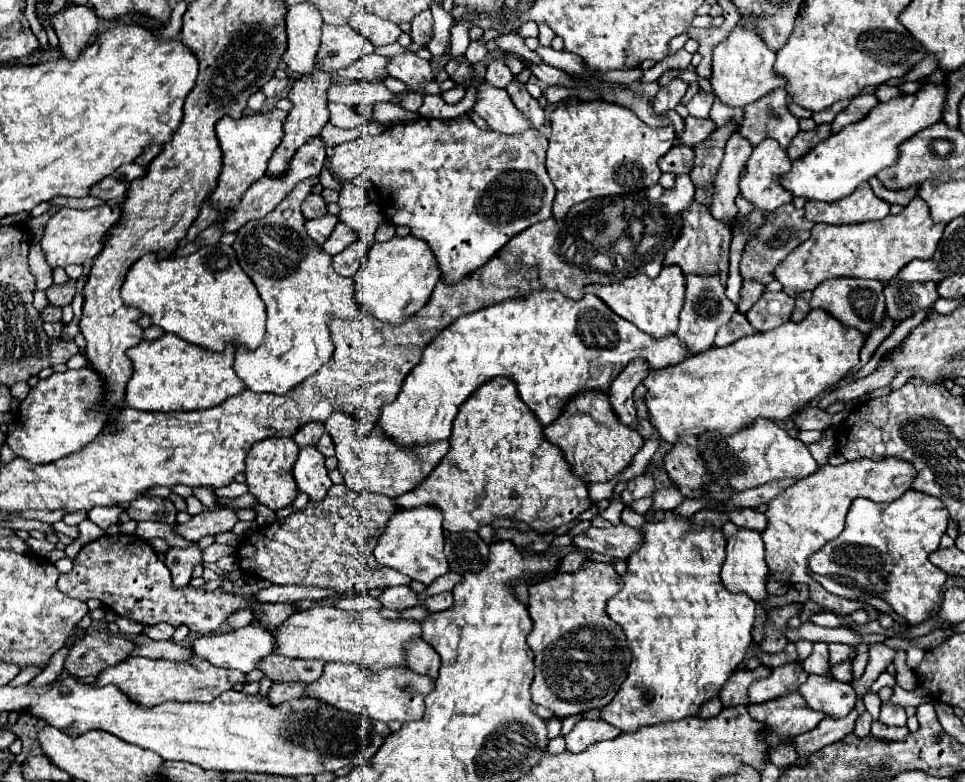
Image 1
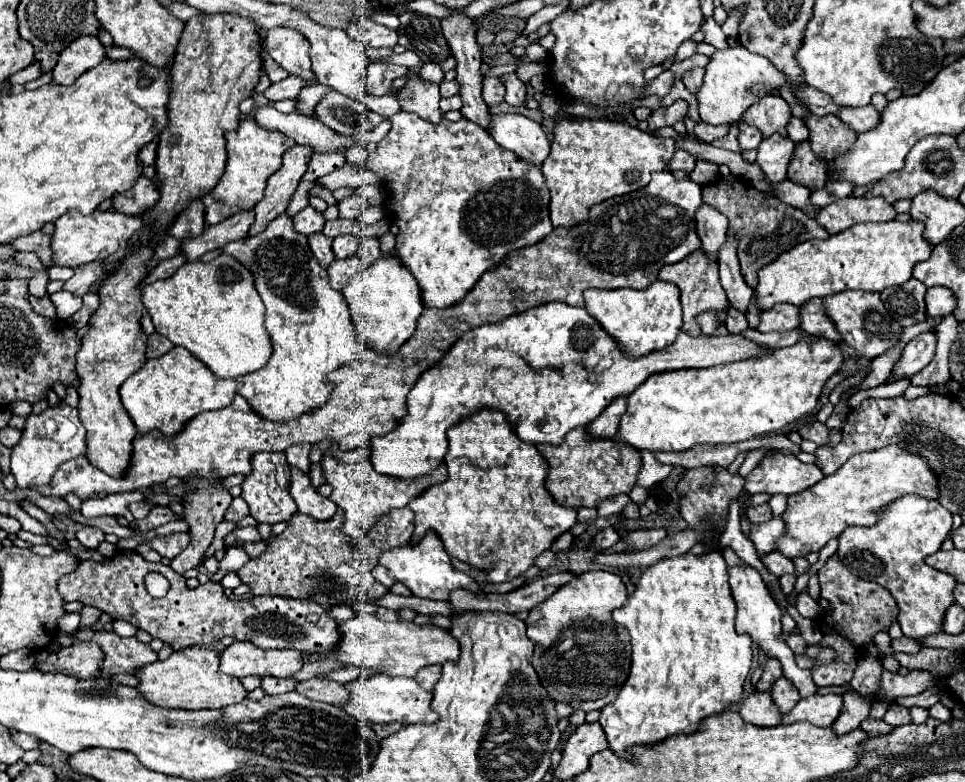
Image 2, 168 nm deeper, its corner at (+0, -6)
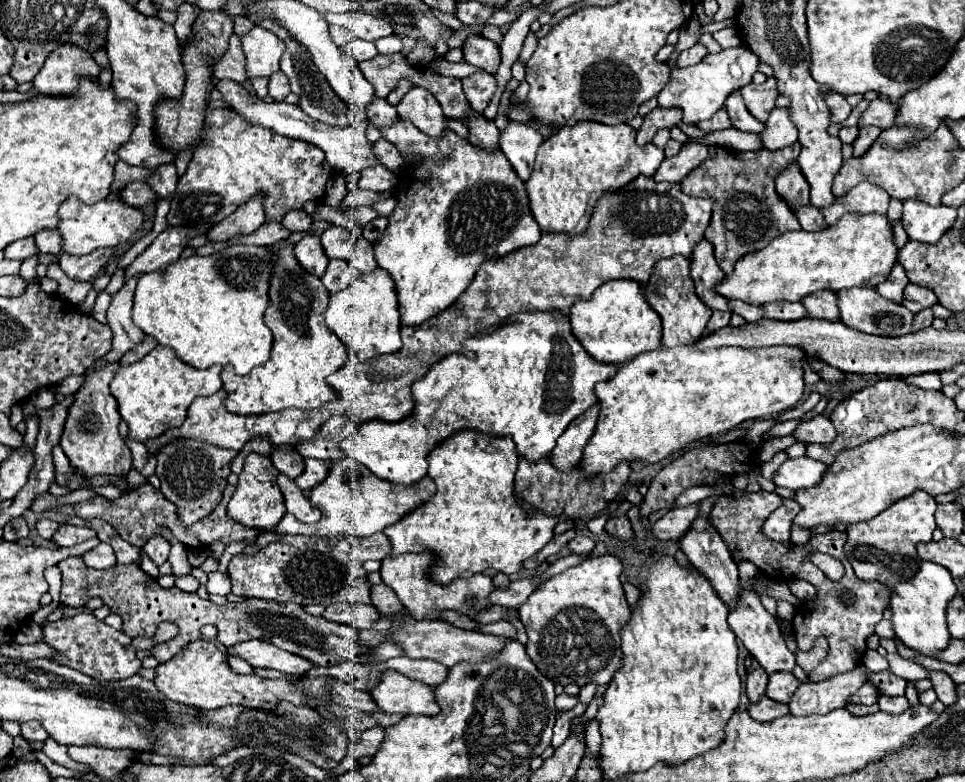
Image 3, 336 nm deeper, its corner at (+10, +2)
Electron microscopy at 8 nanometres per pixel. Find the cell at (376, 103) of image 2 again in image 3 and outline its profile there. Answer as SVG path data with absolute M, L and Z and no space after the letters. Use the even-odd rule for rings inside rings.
M373 98L373 104L369 104L367 108L367 118L371 120L373 126L385 126L397 120L397 112L395 112L395 106L391 106L387 100Z

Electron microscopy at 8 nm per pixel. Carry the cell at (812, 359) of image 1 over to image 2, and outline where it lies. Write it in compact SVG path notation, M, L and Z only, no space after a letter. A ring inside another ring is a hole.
M815 336L813 340L811 338L803 338L795 346L781 348L781 350L775 350L773 354L759 356L759 358L739 360L739 362L731 362L731 364L723 364L723 366L711 366L711 368L681 368L681 370L669 370L669 372L651 374L637 390L633 390L627 396L627 412L619 420L619 430L615 434L615 440L621 442L621 444L627 444L631 448L651 450L653 454L657 454L657 452L685 452L685 450L689 450L689 448L693 448L697 444L709 444L709 446L715 446L715 444L733 444L733 442L743 442L743 440L751 440L751 438L757 438L757 436L771 434L775 430L787 428L787 426L795 424L797 420L813 414L815 412L815 406L819 402L819 396L821 396L821 388L825 386L825 382L829 380L829 376L833 376L835 372L839 372L841 364L843 364L843 354L837 348L837 344L833 344L831 340L825 340L821 336Z

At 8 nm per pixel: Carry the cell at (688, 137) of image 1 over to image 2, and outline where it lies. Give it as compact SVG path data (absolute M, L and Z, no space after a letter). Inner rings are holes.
M703 122L695 124L695 134L703 142L713 142L715 138L723 138L727 132L729 132L729 124L723 124L723 126L709 126Z

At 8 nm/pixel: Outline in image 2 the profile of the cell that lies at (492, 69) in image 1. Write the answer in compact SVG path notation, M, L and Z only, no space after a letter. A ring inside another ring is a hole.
M485 78L483 80L483 102L487 106L495 106L495 104L501 104L503 102L503 96L505 96L505 86L501 84L499 78Z

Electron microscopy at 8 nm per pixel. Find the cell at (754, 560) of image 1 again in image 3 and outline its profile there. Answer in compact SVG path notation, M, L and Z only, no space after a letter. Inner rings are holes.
M741 588L739 592L739 600L737 604L729 610L729 628L733 630L733 634L745 644L745 648L749 650L749 654L763 666L763 670L767 674L773 674L773 672L781 672L781 670L793 670L795 668L795 656L793 652L789 652L789 648L785 646L785 640L783 640L783 634L779 630L779 624L777 624L777 618L771 616L763 604L761 604L761 598L755 590L747 590L747 588Z

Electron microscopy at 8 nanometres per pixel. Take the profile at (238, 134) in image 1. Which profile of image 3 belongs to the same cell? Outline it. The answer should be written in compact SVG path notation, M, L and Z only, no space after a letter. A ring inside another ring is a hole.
M231 108L205 112L207 132L195 148L187 172L181 176L177 194L167 214L169 226L217 224L245 204L255 192L265 192L267 220L281 220L289 210L301 210L307 200L321 200L325 184L333 176L323 150L301 140L279 136L263 126L253 126Z

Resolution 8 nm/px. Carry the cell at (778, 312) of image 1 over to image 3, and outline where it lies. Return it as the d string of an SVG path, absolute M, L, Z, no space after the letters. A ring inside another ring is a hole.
M785 300L768 303L761 306L765 310L765 318L771 320L799 320L805 316L805 308L801 302L787 302Z

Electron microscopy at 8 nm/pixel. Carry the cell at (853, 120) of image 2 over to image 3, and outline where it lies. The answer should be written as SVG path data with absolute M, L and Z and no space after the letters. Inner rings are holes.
M877 98L859 116L859 128L865 128L865 126L877 126L881 130L891 128L893 126L893 118L895 118L895 110L897 110L895 104Z

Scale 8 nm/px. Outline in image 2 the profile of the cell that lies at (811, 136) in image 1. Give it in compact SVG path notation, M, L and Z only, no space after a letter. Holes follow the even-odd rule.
M801 142L795 150L793 160L789 162L787 178L791 182L805 186L811 192L815 192L815 190L821 190L827 184L825 172L827 172L827 166L823 164L823 160L813 156L809 142Z

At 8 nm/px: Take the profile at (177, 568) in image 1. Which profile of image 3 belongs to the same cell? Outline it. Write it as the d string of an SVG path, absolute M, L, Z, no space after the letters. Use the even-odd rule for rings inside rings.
M181 440L161 448L161 452L157 452L155 458L157 458L155 474L161 480L163 496L177 506L177 516L181 524L191 526L197 520L205 518L221 502L223 488L227 486L225 478L231 474L229 466L231 460L235 458L235 452L201 444L195 440Z

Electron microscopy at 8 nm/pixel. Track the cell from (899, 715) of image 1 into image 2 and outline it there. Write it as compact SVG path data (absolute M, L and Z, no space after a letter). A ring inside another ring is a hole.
M893 704L893 706L887 710L887 714L885 714L883 720L885 720L887 724L891 724L891 726L903 726L903 724L909 724L909 722L911 722L911 716L909 716L909 710L907 710L905 706Z

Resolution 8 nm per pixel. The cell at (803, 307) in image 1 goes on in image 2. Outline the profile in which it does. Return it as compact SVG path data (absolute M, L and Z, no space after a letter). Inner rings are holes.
M815 298L815 300L809 300L807 304L803 304L803 308L801 308L801 328L811 336L825 336L827 340L833 340L837 344L843 342L835 324L825 314L823 298Z

